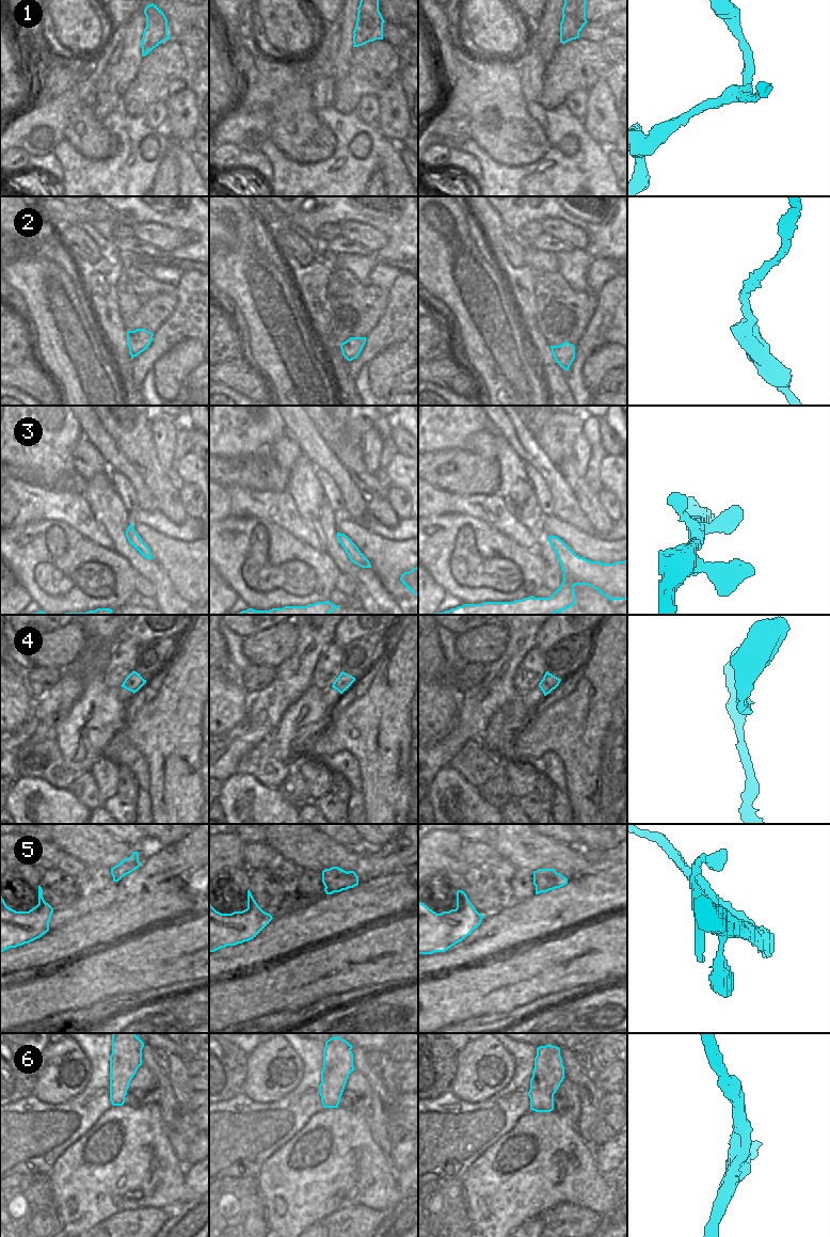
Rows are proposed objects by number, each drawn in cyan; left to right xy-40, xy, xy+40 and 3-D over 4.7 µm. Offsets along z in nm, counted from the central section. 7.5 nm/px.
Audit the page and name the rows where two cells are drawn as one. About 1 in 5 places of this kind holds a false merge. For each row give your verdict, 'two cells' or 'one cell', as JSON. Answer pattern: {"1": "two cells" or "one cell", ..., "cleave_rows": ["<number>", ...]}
{"1": "two cells", "2": "one cell", "3": "one cell", "4": "one cell", "5": "two cells", "6": "one cell", "cleave_rows": ["1", "5"]}

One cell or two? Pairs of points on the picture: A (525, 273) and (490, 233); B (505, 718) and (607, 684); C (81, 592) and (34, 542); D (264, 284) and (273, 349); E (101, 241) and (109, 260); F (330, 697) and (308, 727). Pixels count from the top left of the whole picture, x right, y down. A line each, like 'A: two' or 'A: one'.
A: one
B: two
C: one
D: one
E: two
F: two

